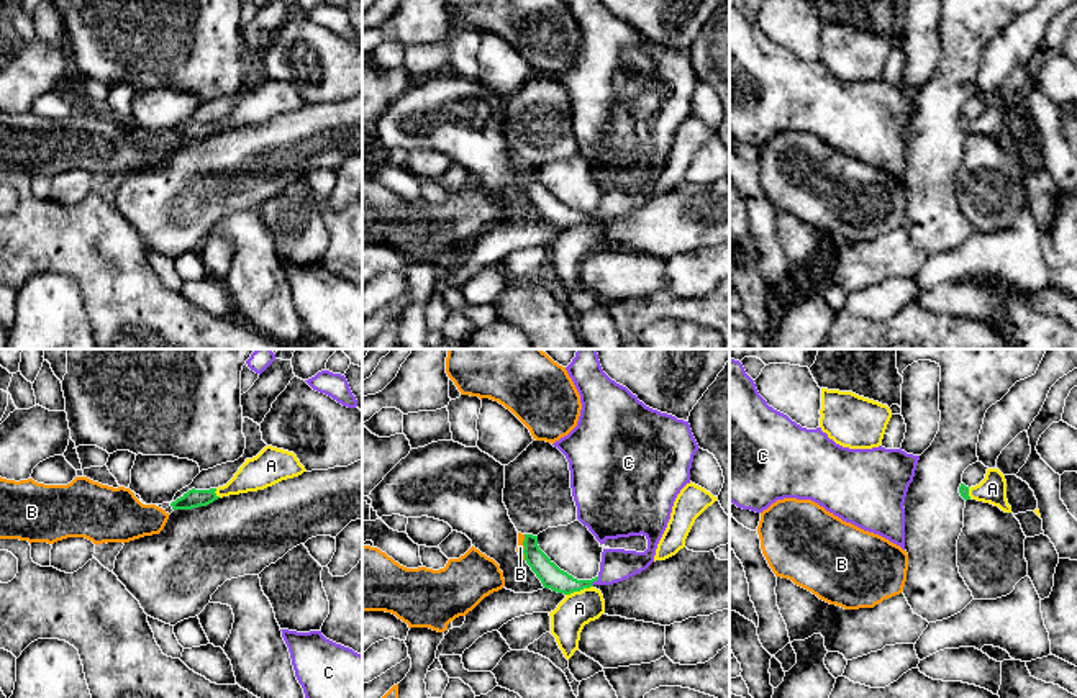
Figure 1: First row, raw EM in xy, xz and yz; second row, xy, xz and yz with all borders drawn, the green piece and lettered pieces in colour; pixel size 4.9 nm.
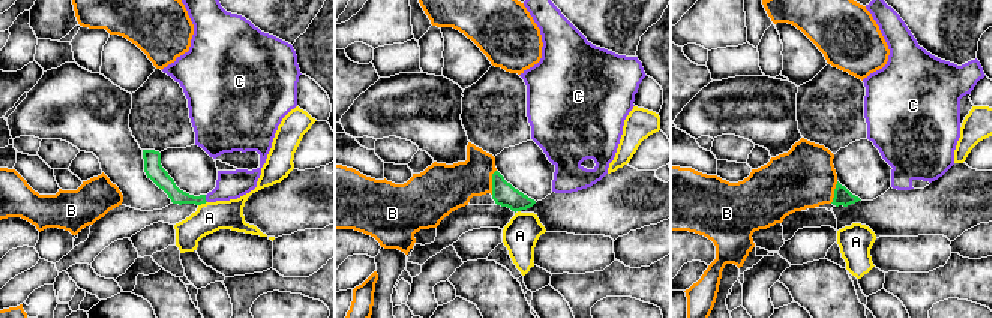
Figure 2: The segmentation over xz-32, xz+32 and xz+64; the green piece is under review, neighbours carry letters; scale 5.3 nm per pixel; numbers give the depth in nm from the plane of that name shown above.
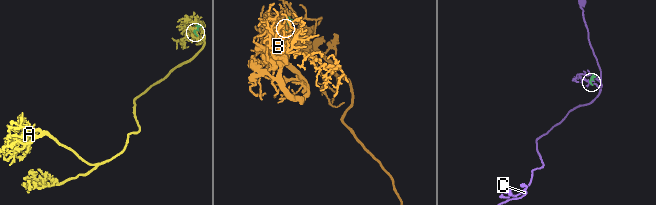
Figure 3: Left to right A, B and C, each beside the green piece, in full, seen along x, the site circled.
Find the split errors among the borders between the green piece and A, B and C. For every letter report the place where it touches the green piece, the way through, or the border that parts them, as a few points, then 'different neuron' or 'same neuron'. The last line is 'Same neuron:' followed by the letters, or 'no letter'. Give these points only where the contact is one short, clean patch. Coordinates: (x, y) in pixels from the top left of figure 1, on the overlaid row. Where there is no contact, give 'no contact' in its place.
A: meets green in xz at (579, 590); border along xz (592, 585), (566, 595); different neuron
B: meets green in xz at (525, 548); border along xz (525, 534), (523, 559); different neuron
C: meets green in xz at (594, 580); runs through xz (548, 572), (564, 584), (594, 580), (617, 564); same neuron
Same neuron: C

